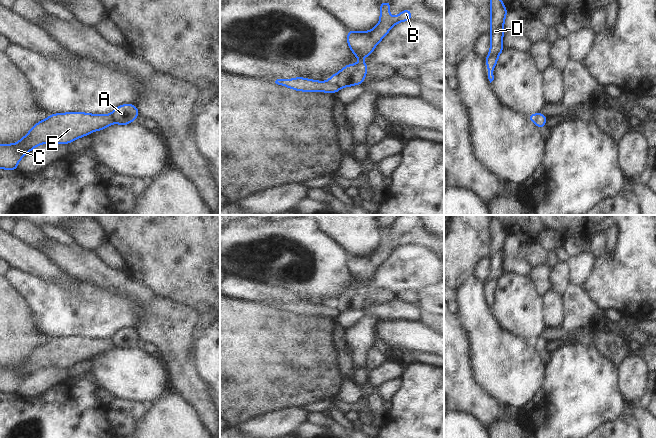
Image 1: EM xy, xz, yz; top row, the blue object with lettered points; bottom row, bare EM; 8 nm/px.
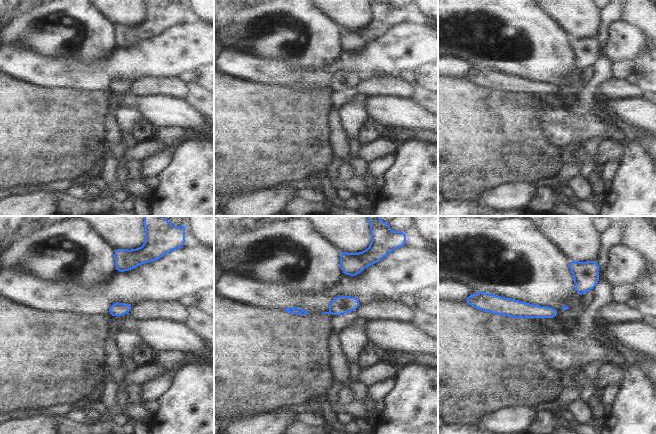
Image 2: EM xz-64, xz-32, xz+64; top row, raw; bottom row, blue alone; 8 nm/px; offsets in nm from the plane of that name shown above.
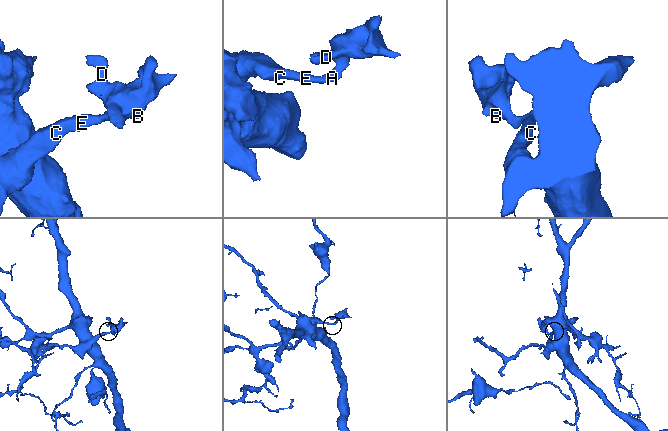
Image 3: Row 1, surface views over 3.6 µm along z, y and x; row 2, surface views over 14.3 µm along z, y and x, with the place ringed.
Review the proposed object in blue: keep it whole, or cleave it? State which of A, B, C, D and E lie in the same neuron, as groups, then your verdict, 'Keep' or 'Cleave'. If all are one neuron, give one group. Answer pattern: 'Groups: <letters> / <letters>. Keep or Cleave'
Groups: A B D / C E. Cleave

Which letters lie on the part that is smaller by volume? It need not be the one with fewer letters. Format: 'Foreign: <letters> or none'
Foreign: A, B, D

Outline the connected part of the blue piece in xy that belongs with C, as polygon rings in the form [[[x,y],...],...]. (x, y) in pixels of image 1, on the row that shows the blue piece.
[[[68,112],[51,114],[36,123],[15,144],[0,144],[0,169],[17,170],[19,161],[40,144],[69,144],[92,132],[114,124],[109,115]]]

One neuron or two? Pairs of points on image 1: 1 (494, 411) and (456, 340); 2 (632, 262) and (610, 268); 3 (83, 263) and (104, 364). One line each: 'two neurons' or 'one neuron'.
1: one neuron
2: one neuron
3: two neurons

